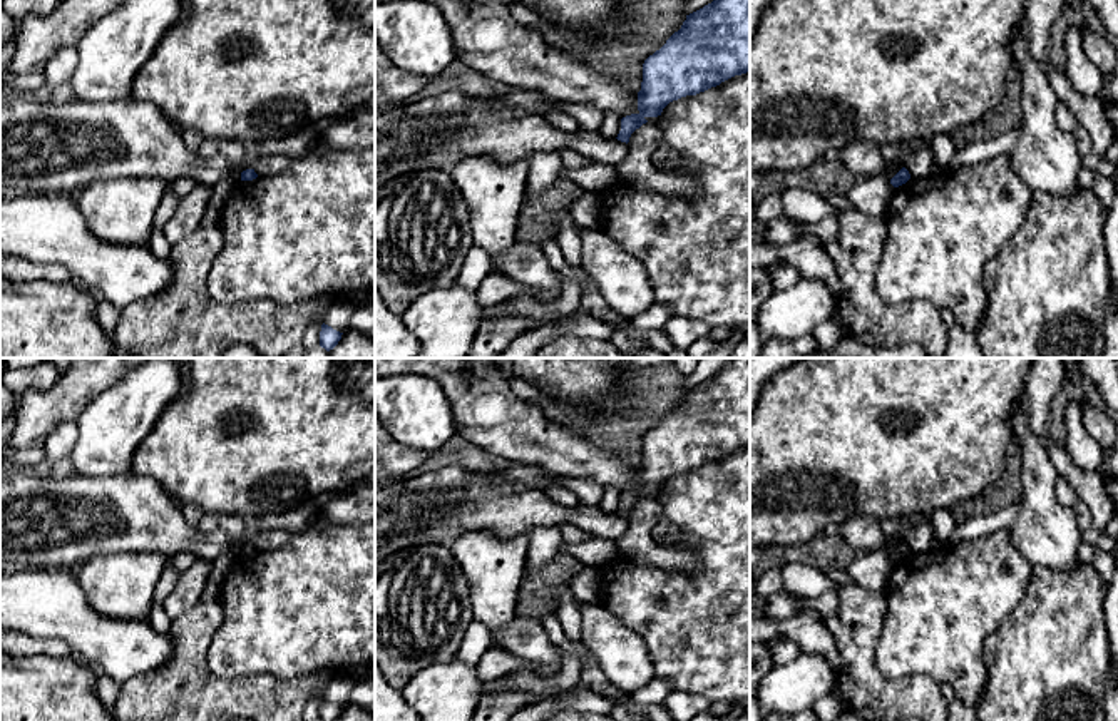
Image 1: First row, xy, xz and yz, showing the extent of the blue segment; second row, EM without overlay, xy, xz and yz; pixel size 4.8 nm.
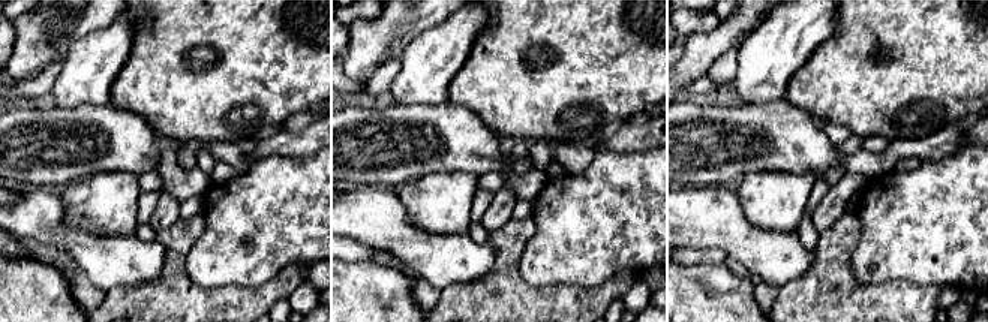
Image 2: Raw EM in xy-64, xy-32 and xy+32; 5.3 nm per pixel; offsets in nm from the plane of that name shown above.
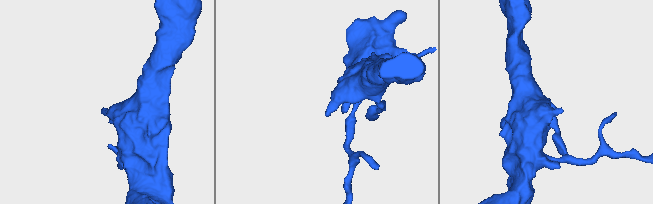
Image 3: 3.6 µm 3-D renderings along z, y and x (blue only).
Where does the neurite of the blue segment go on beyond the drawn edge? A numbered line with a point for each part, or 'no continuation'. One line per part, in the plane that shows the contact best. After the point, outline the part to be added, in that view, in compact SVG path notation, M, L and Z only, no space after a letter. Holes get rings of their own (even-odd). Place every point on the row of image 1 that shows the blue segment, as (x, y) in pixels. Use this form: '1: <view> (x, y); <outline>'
no continuation

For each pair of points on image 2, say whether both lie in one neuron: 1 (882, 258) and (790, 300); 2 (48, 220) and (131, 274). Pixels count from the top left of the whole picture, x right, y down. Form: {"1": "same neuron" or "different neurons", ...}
{"1": "different neurons", "2": "same neuron"}

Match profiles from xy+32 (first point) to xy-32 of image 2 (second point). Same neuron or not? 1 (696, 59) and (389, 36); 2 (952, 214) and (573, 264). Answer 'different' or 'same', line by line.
1: same
2: same

